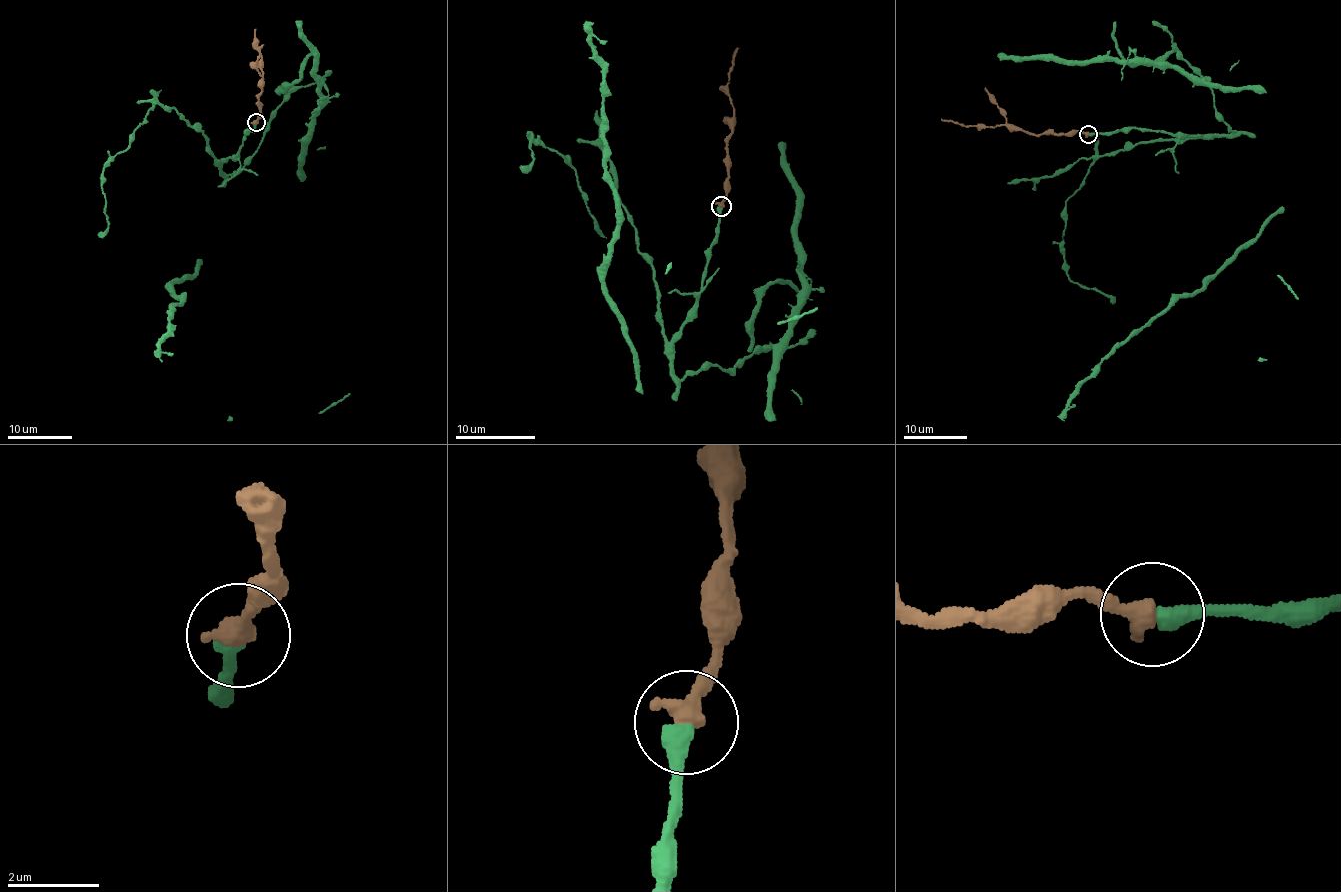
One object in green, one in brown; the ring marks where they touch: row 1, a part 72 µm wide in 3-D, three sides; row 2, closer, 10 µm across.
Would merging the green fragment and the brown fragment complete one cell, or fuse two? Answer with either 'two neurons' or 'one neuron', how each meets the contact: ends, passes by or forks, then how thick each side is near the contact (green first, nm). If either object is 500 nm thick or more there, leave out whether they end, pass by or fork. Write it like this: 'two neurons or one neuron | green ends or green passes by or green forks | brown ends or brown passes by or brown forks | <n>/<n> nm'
one neuron | green ends | brown ends | 420/460 nm

